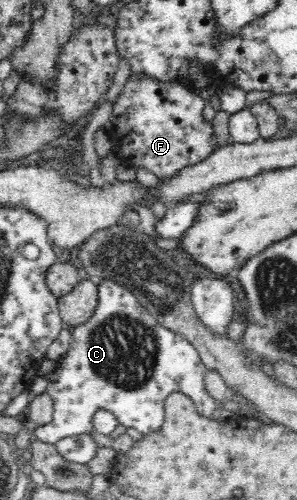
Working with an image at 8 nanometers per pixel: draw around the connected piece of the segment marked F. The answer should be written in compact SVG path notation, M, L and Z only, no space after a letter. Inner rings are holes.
M131 75L119 98L113 104L113 113L108 119L108 130L113 138L113 150L117 154L120 164L145 168L153 172L157 178L170 177L177 169L196 163L218 148L213 143L213 130L210 122L203 118L206 103L201 96L192 94L187 88L177 83L161 84L156 81L147 81Z

